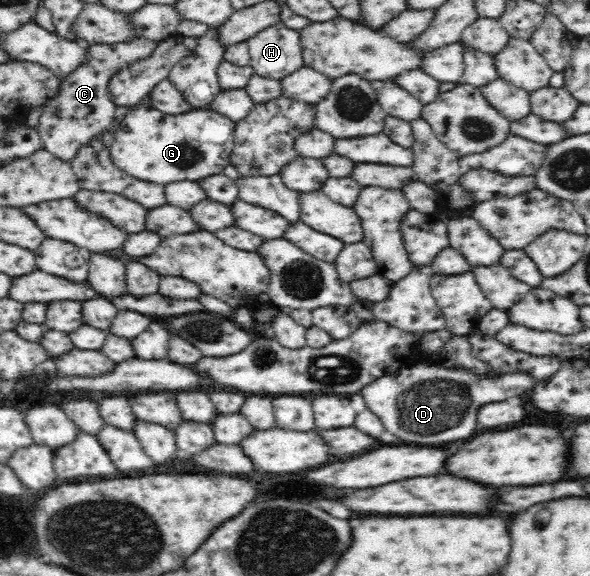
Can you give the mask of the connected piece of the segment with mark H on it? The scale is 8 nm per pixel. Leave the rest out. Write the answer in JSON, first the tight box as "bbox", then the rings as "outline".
{"bbox":[247,21,305,81],"outline":[[[278,21],[247,40],[250,66],[259,76],[280,81],[305,67],[300,33]]]}

